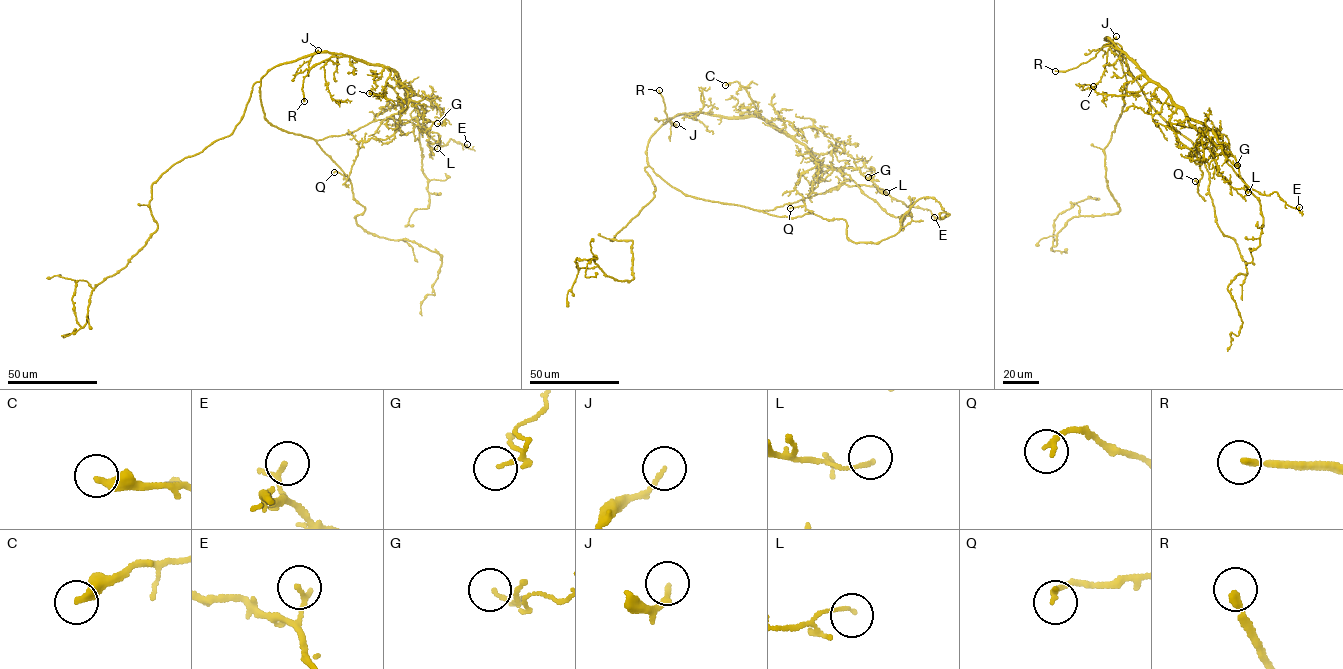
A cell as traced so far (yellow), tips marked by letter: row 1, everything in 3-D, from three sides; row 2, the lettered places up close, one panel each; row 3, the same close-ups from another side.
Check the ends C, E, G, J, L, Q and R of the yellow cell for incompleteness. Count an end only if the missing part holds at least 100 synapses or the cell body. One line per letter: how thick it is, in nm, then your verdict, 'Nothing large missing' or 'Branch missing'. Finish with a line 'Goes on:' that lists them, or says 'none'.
C: Thickness 320 nm. Nothing large missing
E: Thickness 150 nm. Nothing large missing
G: Thickness 70 nm. Nothing large missing
J: Thickness 130 nm. Nothing large missing
L: Thickness 110 nm. Nothing large missing
Q: Thickness 170 nm. Nothing large missing
R: Thickness 220 nm. Branch missing
Goes on: R

